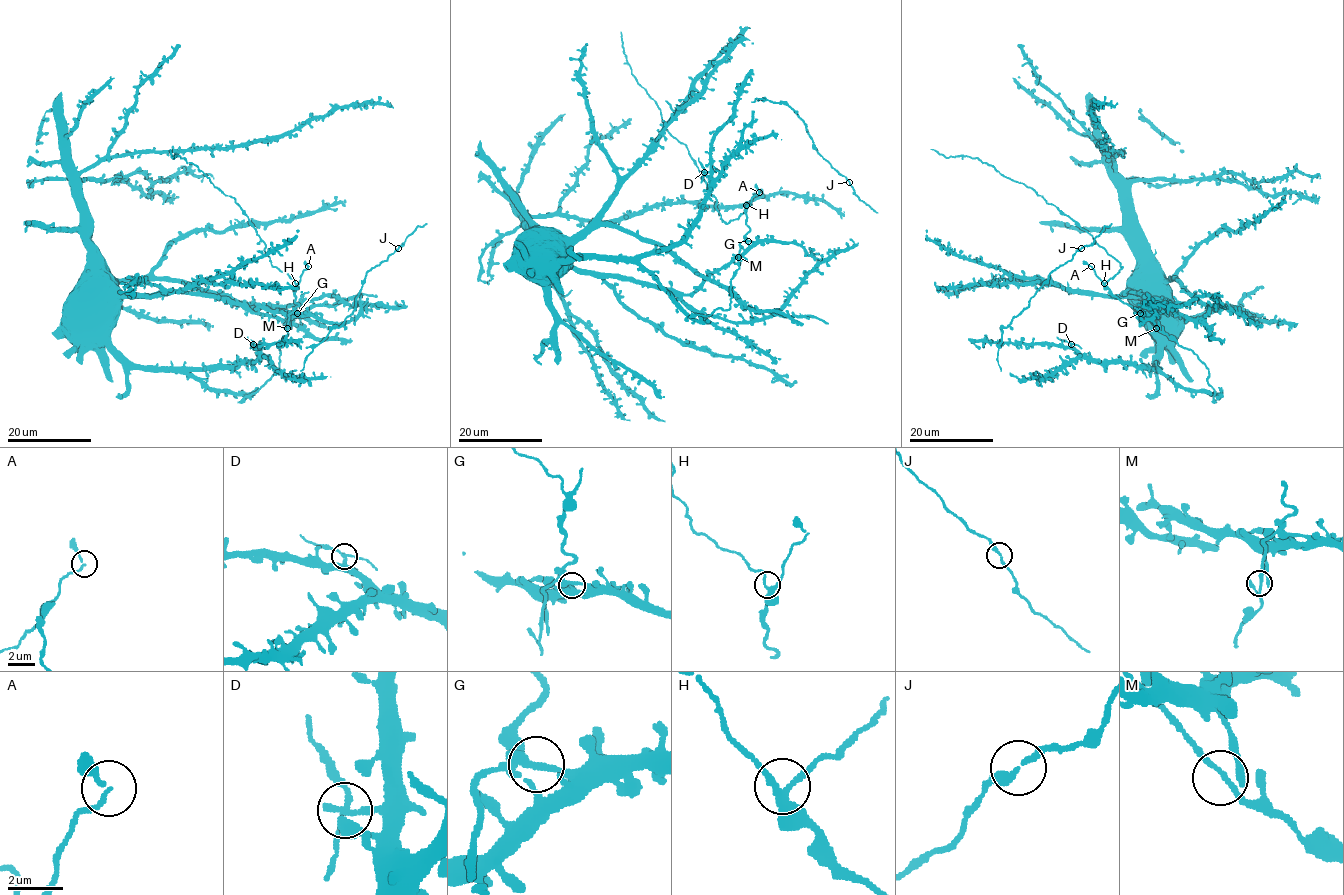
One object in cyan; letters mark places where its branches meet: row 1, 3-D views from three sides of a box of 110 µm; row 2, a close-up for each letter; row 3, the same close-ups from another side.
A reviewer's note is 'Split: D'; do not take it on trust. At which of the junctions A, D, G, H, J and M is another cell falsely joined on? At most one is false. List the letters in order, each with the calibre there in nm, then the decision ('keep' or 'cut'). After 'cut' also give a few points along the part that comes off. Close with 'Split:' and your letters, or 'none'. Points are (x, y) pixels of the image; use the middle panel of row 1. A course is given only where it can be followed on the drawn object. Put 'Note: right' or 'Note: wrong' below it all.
A: 140 nm | keep
D: 190 nm | cut | (703, 171), (698, 158)
G: 300 nm | keep
H: 280 nm | keep
J: 240 nm | keep
M: 160 nm | keep
Split: D
Note: right

